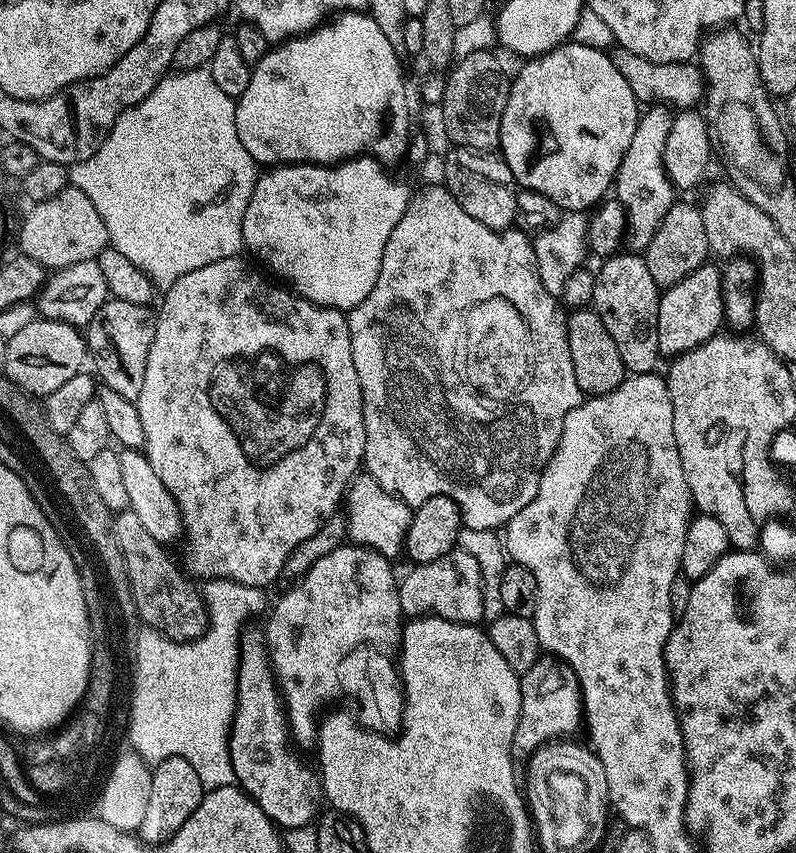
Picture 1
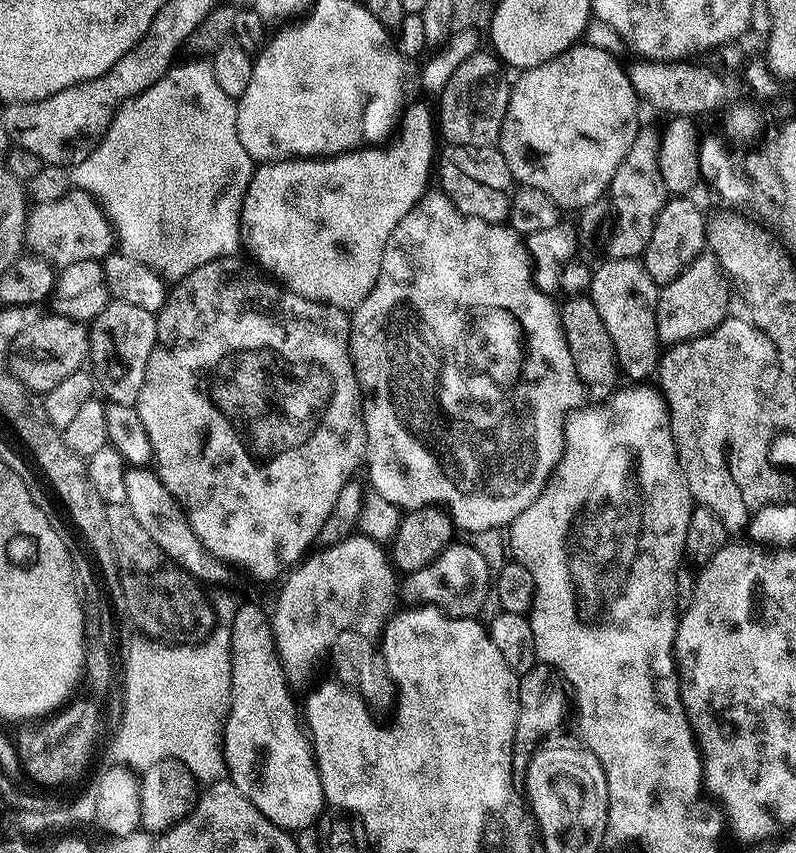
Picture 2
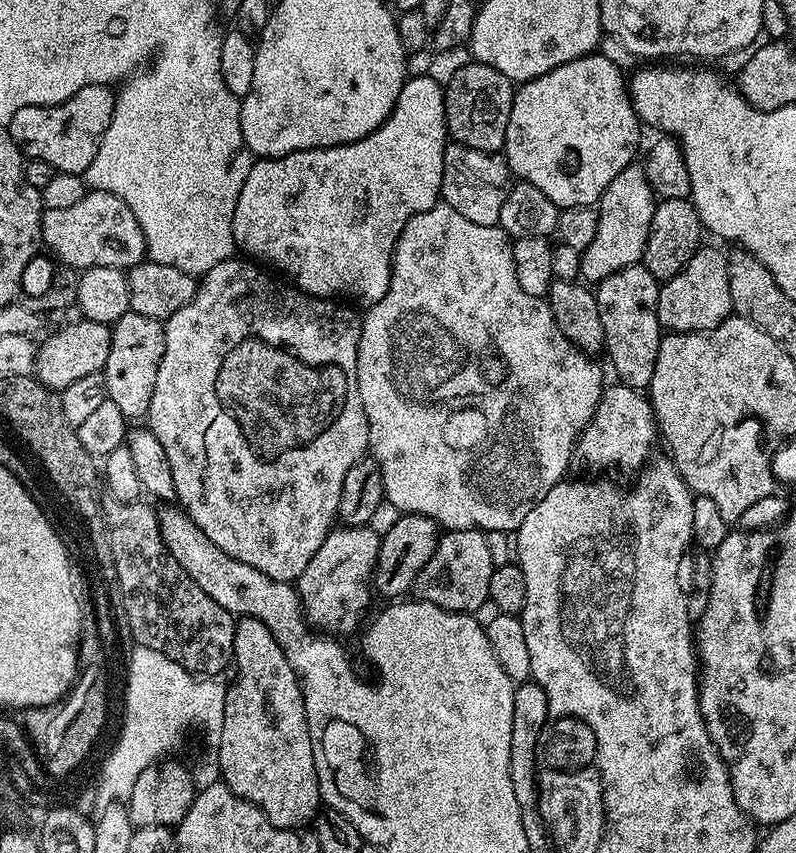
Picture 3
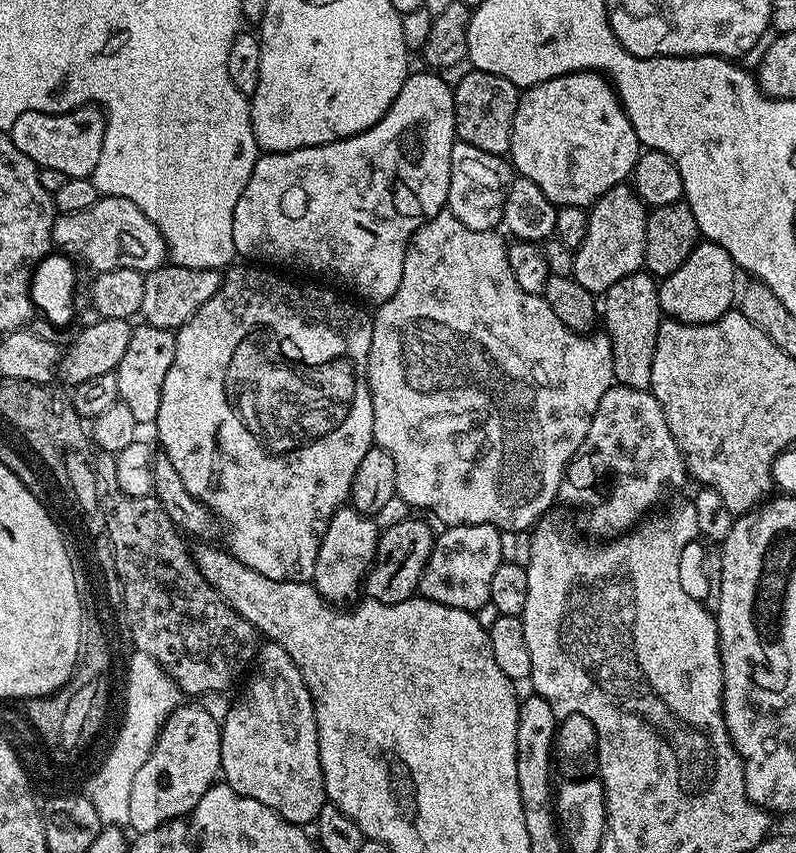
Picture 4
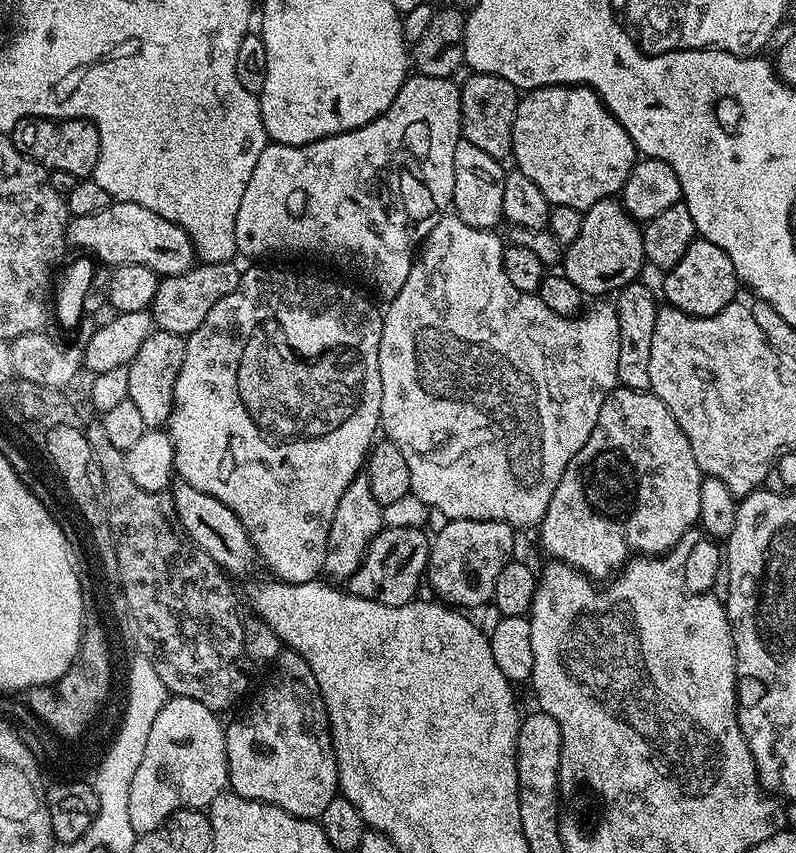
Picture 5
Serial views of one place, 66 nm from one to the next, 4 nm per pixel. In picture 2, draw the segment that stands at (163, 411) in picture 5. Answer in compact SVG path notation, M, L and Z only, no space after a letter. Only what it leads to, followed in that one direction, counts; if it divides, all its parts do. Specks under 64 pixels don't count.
M113 299L90 324L90 360L96 363L99 379L104 379L103 395L113 404L135 405L146 382L148 363L156 348L157 313Z

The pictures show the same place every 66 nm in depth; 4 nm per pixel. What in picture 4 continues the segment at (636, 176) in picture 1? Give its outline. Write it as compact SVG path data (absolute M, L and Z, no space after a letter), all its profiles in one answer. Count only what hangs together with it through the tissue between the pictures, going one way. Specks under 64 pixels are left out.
M628 182L615 184L591 205L585 240L574 249L572 257L571 275L578 286L586 286L586 290L594 294L603 294L614 282L644 268L648 214L649 209Z

